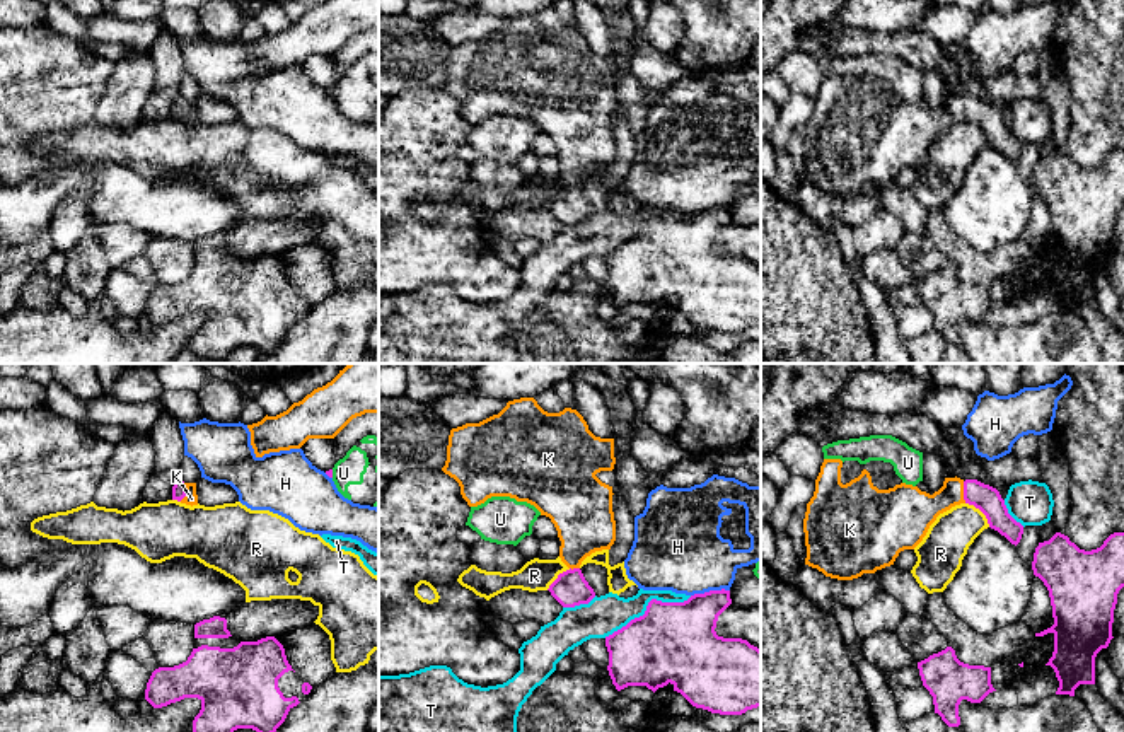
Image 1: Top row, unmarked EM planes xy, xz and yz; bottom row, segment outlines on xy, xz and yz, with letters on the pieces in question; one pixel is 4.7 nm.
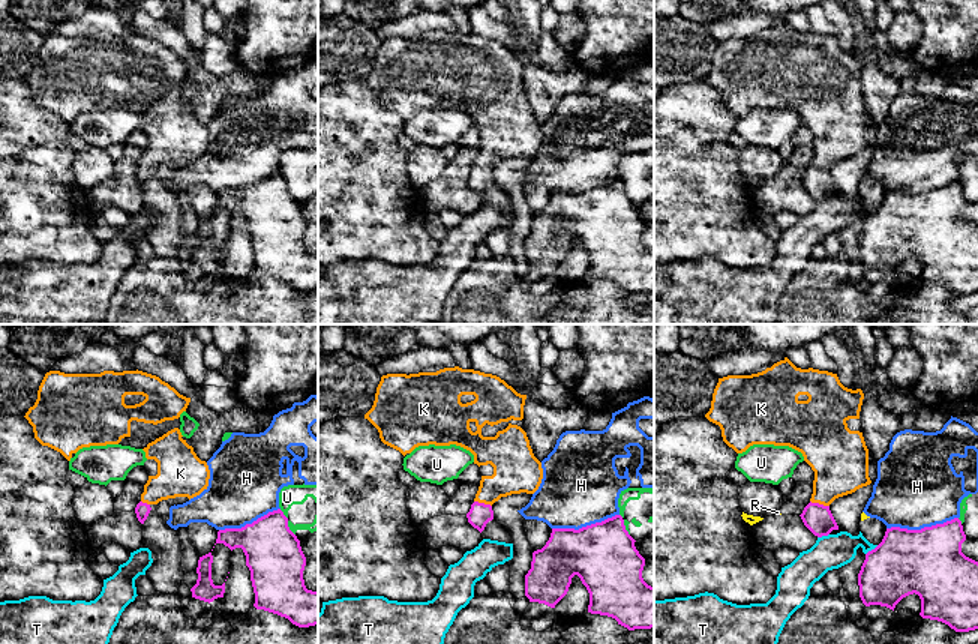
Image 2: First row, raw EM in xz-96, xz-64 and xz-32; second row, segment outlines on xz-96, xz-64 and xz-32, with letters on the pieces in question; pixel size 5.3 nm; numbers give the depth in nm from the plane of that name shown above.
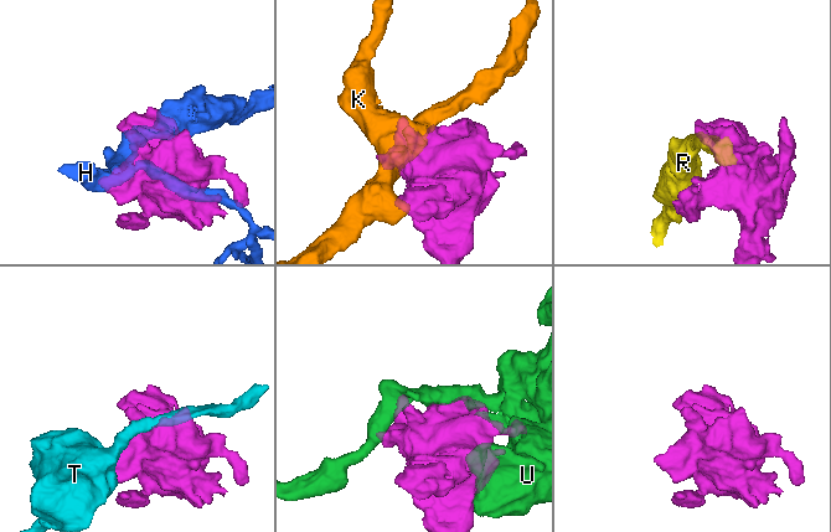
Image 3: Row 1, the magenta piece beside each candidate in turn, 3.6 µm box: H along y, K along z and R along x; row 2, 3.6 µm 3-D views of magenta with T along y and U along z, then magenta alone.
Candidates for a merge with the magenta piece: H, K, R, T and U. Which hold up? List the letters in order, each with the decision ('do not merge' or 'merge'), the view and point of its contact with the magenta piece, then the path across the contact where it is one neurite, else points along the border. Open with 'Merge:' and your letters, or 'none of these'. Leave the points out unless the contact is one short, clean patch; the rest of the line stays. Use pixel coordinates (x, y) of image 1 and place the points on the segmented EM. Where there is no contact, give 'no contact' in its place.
Merge: K
H: do not merge; meets magenta in xz at (710, 591); border along xz (729, 589), (710, 589), (691, 596)
K: merge; meets magenta in yz at (964, 492); runs through yz (986, 499), (964, 492), (915, 511)
R: do not merge; meets magenta in yz at (981, 511); border along yz (966, 502), (973, 504), (990, 526)
T: do not merge; meets magenta in xz at (647, 606)
U: do not merge; meets magenta in xy at (331, 473); border along xy (331, 470), (333, 476)

